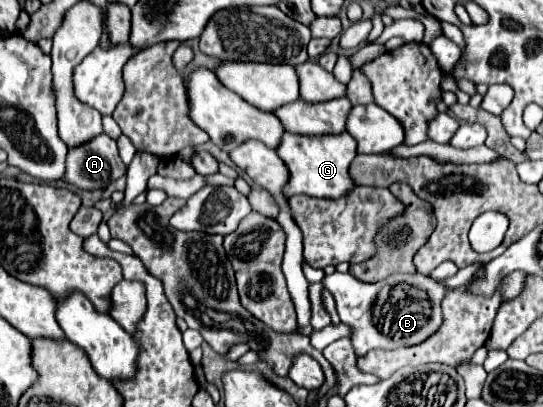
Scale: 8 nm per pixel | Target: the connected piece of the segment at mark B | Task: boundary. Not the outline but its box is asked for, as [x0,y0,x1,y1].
[321,274,447,356]

